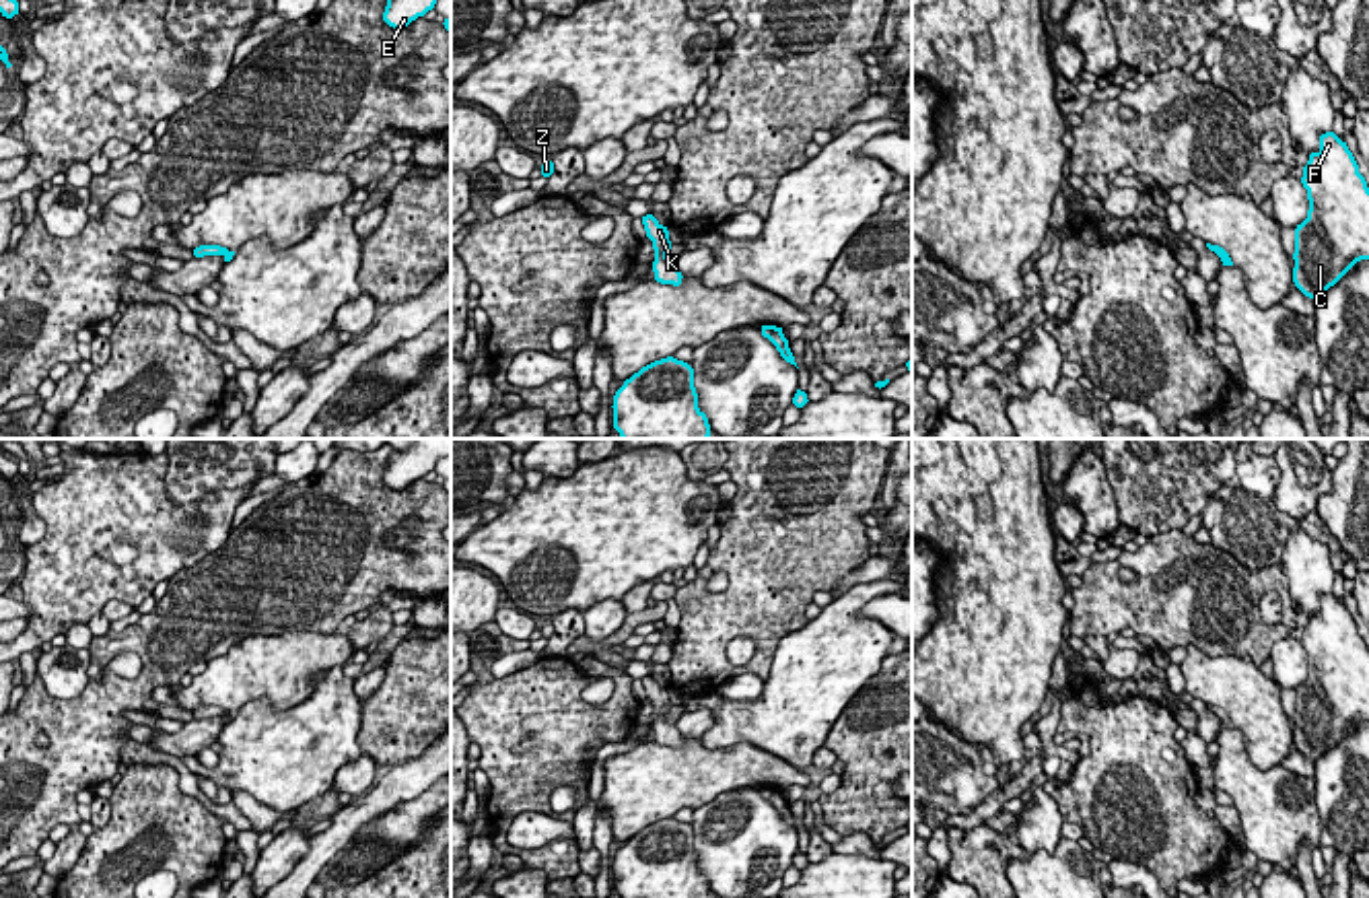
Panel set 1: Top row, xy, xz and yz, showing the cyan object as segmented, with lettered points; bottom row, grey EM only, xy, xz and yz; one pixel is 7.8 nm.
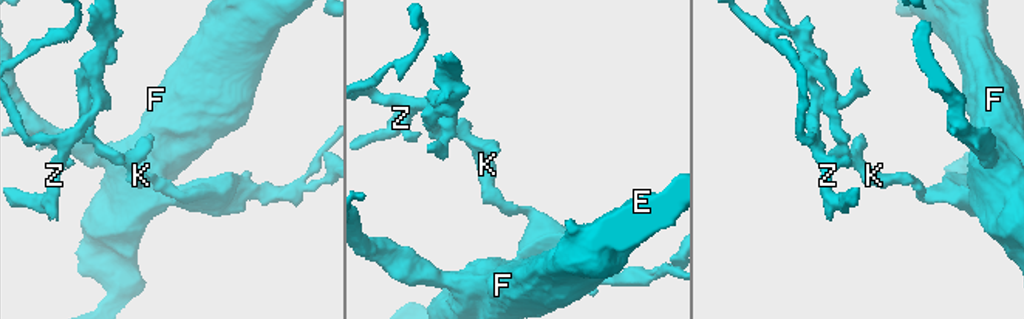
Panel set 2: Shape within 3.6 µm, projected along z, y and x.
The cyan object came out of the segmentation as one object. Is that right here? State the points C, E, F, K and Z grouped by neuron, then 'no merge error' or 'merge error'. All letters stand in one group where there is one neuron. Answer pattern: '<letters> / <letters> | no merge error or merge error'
C E F / K Z | merge error

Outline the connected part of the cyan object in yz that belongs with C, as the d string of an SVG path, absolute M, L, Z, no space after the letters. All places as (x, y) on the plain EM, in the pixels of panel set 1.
M1334 593L1320 597L1301 638L1307 680L1295 690L1293 744L1309 760L1334 748L1357 723L1369 721L1369 649Z

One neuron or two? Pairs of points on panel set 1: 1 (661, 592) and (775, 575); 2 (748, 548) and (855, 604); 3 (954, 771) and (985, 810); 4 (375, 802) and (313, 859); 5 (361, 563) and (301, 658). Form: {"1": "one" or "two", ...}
{"1": "two", "2": "two", "3": "two", "4": "one", "5": "two"}

